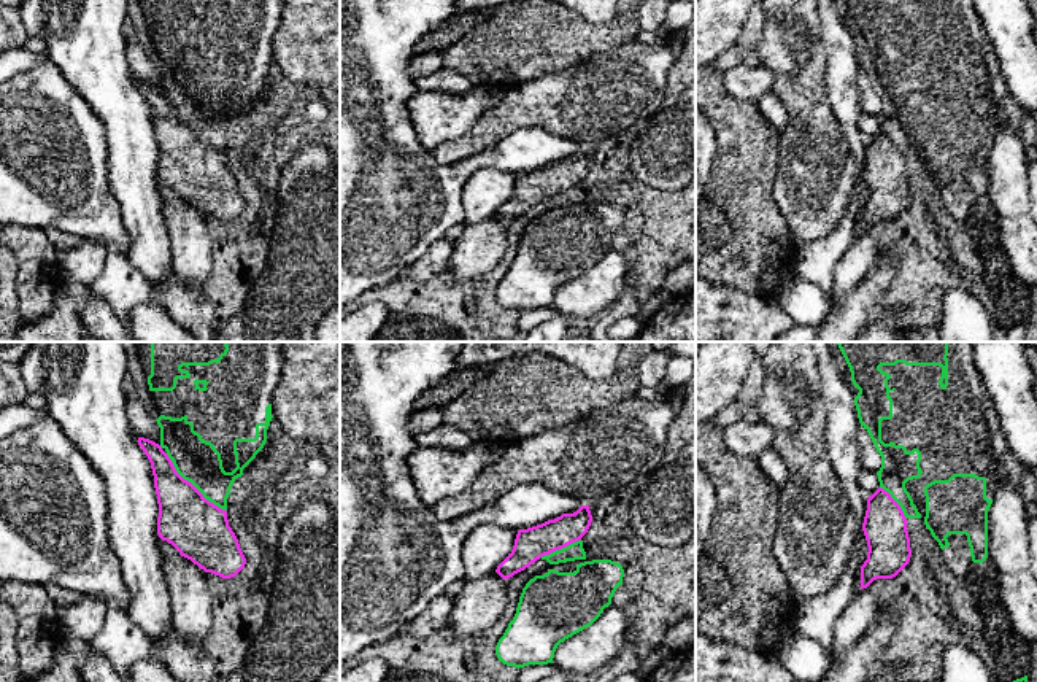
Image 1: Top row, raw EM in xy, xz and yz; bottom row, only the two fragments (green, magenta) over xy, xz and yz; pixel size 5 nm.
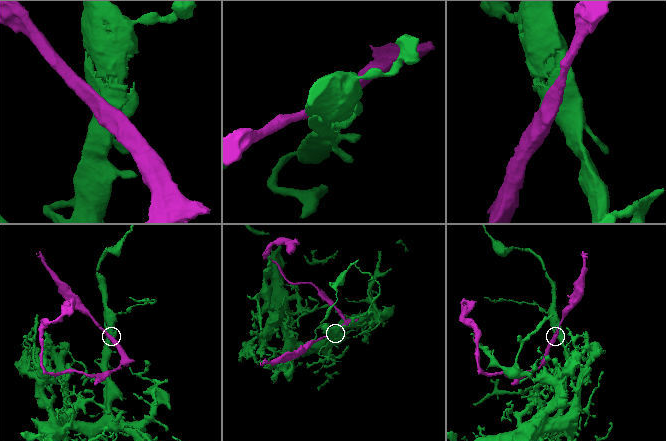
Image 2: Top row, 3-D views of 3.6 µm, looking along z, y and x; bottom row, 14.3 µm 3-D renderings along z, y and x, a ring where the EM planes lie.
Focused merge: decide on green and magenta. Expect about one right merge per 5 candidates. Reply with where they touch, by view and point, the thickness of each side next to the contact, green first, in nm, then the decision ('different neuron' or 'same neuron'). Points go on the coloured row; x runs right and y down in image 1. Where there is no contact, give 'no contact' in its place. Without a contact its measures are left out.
contact xy (192, 484); calibres 220 and 300 nm; different neuron

